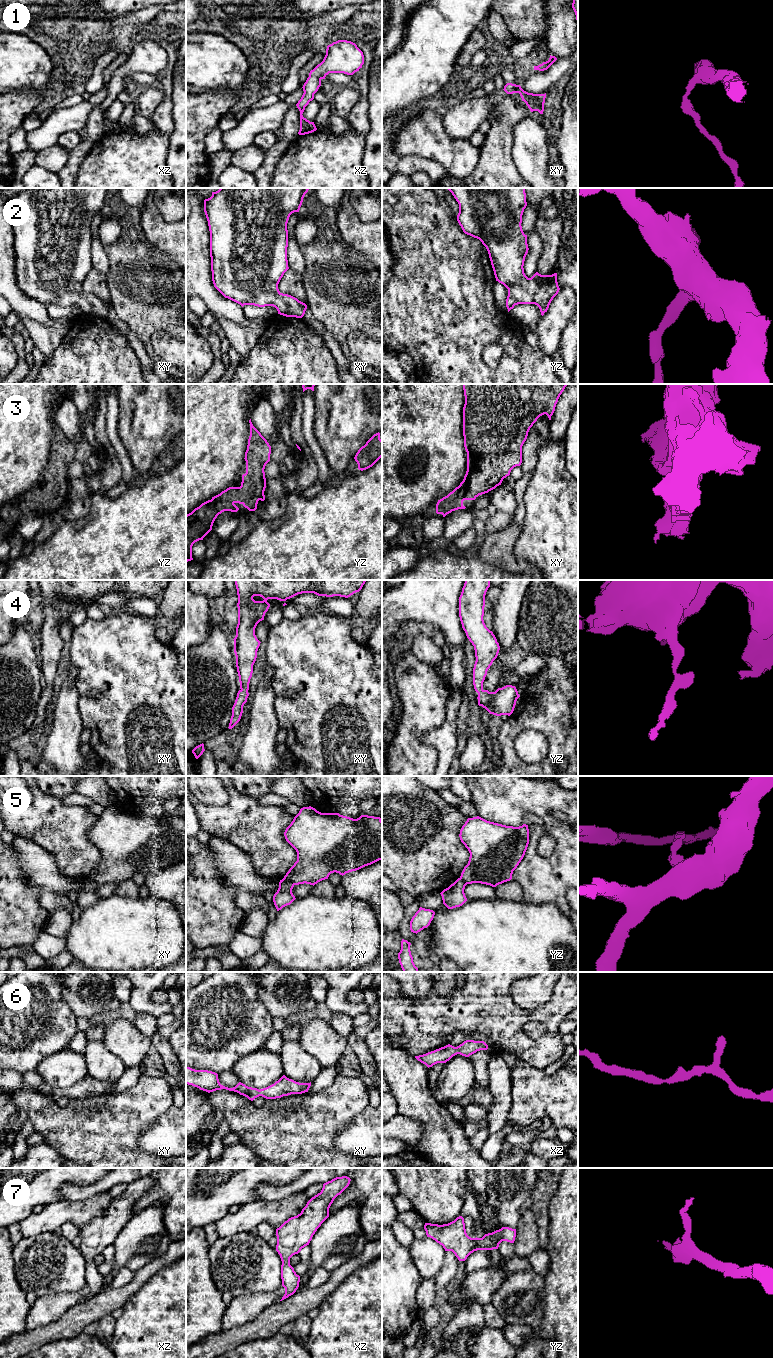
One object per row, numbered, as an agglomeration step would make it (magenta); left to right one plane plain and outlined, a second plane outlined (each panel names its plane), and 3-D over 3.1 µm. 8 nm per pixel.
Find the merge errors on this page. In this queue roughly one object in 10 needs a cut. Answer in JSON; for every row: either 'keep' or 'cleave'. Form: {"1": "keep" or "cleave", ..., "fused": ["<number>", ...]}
{"1": "keep", "2": "keep", "3": "keep", "4": "keep", "5": "cleave", "6": "keep", "7": "keep", "fused": ["5"]}

